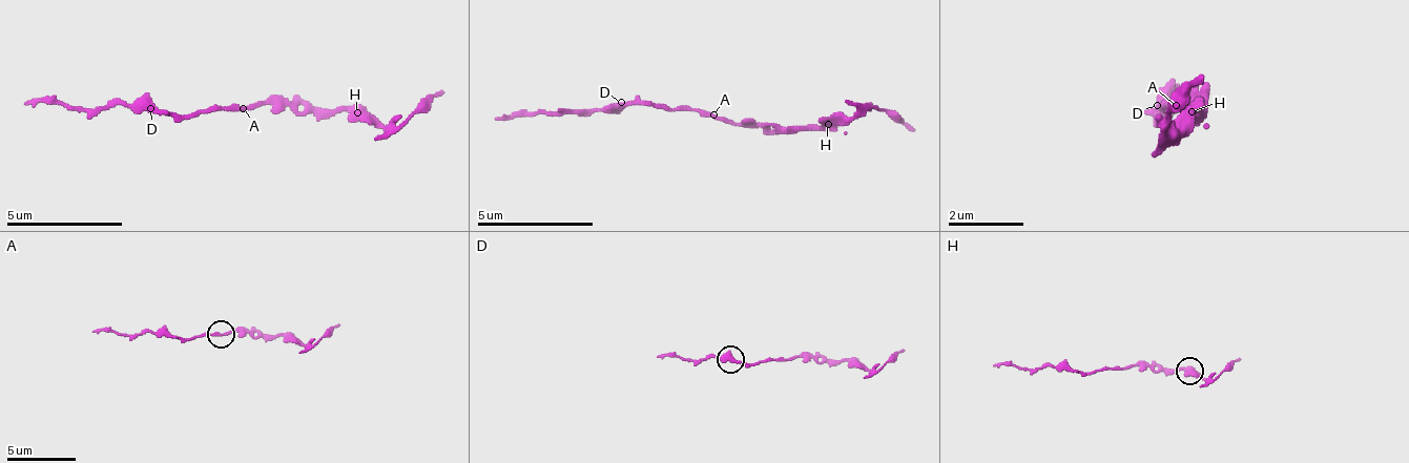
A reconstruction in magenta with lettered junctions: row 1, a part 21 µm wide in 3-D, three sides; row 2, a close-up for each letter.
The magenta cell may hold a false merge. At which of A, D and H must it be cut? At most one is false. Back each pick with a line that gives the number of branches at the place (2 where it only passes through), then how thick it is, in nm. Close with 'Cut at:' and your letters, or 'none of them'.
H: Branches: 2. Thickness 360 nm
Cut at: H

